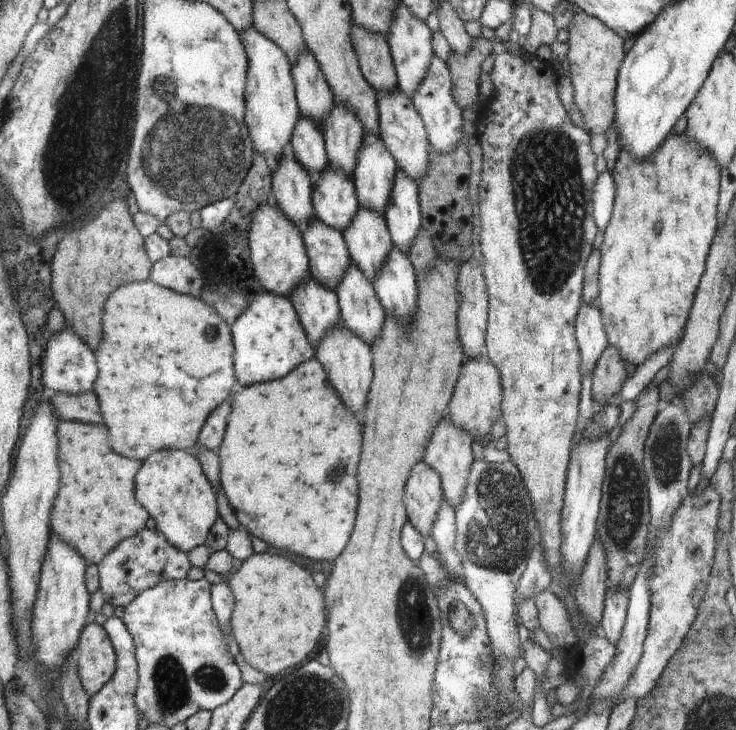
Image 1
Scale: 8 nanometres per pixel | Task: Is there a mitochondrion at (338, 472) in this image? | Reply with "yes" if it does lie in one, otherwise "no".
yes

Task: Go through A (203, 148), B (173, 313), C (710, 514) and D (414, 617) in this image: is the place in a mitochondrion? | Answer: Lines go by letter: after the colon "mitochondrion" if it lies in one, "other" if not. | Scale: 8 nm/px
A: mitochondrion
B: other
C: other
D: mitochondrion

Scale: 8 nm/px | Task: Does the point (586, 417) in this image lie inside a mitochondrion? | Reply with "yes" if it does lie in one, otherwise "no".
no

